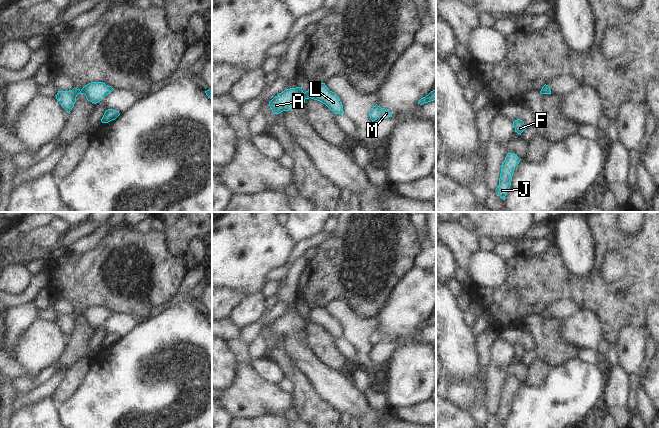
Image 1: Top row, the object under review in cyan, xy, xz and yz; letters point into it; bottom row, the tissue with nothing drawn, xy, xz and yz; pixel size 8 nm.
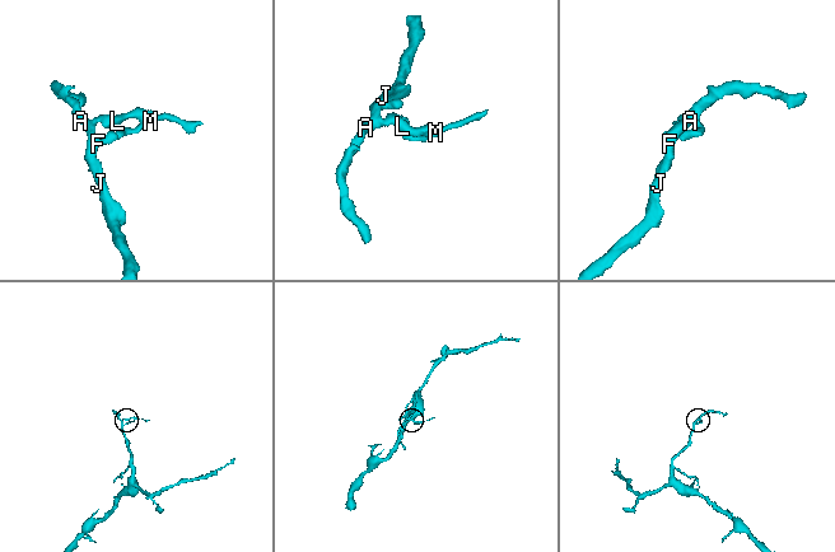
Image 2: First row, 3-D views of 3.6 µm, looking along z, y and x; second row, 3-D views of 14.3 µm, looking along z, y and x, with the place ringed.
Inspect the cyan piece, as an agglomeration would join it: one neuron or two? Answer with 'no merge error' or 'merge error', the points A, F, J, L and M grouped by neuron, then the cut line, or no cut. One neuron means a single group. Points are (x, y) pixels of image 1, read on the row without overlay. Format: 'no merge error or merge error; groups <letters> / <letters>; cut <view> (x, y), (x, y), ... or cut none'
no merge error; groups A F J L M; cut none

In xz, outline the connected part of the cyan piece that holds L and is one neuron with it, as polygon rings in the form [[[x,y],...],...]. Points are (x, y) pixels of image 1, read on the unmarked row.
[[[325,307],[311,309],[305,317],[302,311],[285,313],[269,326],[269,330],[273,338],[279,338],[289,335],[294,329],[304,328],[309,322],[322,326],[335,338],[344,338],[339,321]]]

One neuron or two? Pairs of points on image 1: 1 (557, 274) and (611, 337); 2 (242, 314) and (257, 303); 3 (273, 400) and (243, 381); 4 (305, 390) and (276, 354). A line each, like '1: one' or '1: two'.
1: one
2: one
3: one
4: one

